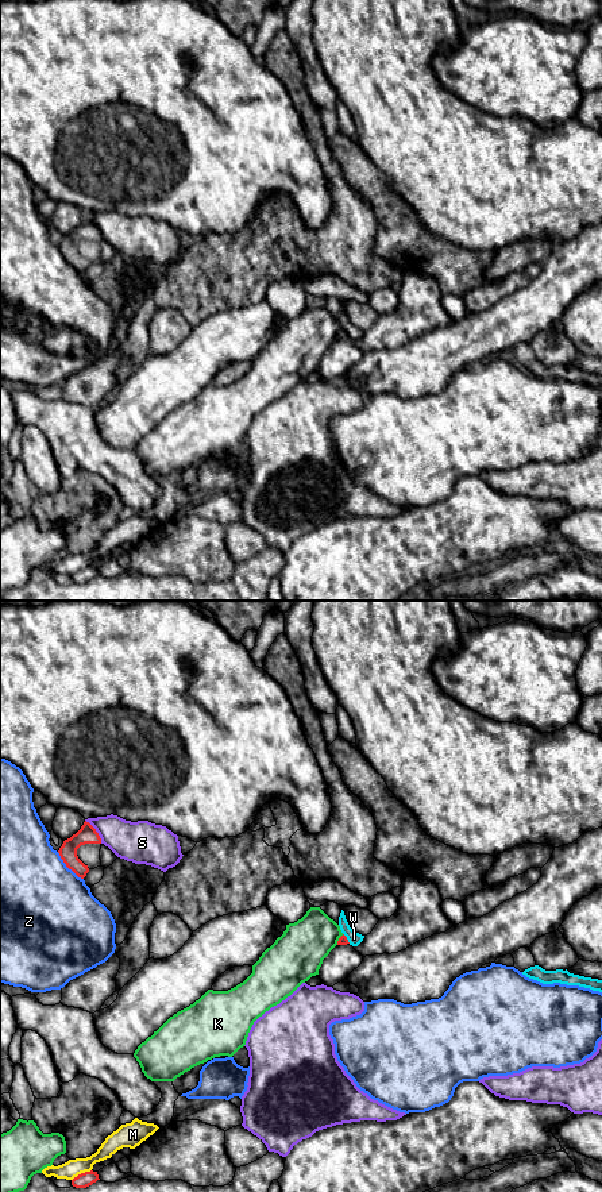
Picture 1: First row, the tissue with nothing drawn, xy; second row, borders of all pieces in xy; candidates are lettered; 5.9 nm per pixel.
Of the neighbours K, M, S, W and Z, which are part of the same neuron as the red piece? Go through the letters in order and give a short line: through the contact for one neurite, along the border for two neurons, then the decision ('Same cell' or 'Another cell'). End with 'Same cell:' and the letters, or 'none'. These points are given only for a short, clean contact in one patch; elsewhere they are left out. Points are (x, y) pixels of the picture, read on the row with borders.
K: Another cell
M: Another cell
S: Another cell
W: Line: xy (343, 933), (350, 942). Another cell
Z: Another cell
Same cell: none

